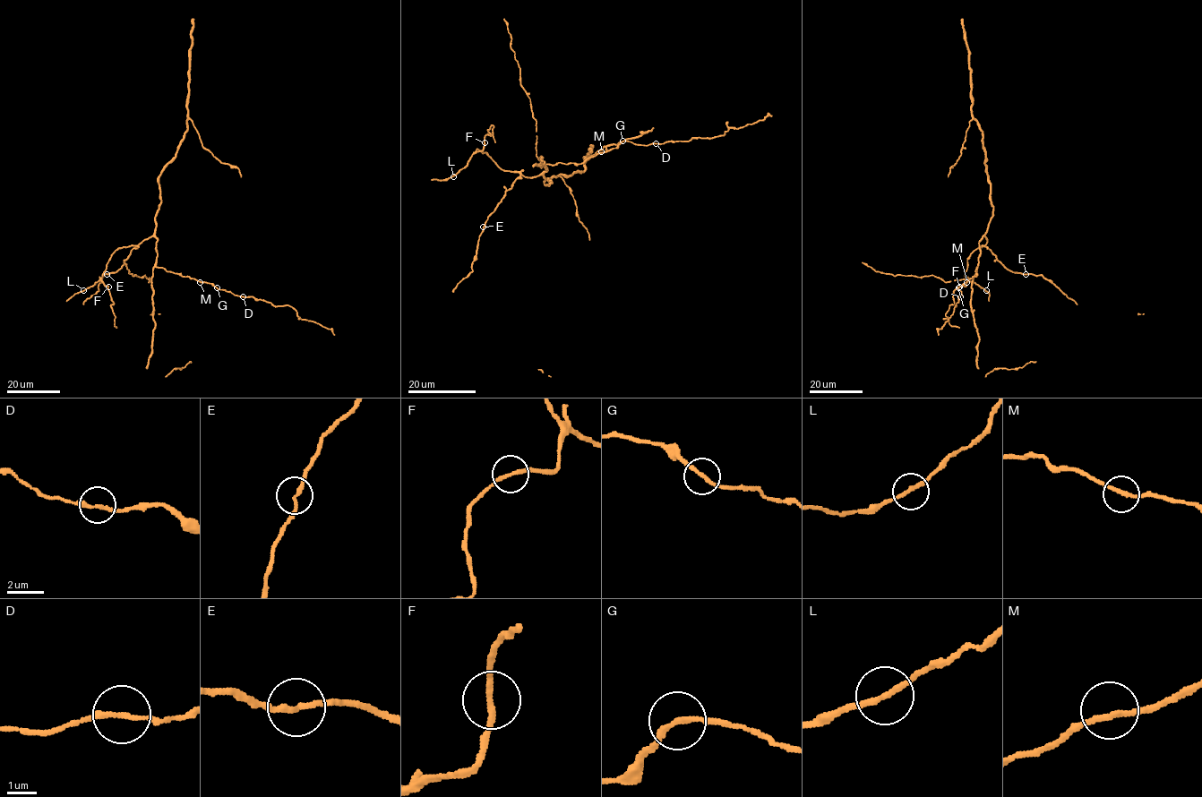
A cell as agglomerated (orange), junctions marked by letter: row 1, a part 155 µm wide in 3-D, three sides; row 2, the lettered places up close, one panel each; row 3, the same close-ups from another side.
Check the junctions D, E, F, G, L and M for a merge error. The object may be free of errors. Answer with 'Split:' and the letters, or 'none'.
Split: none

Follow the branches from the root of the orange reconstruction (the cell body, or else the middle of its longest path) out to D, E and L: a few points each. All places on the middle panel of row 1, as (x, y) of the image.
D: (544, 172), (545, 165), (583, 164), (591, 157), (615, 148), (622, 141), (641, 145), (656, 143)
E: (544, 172), (534, 177), (520, 175), (505, 192), (484, 227)
L: (544, 172), (534, 177), (525, 177), (518, 172), (504, 171), (485, 151), (476, 149), (468, 164), (453, 176)

